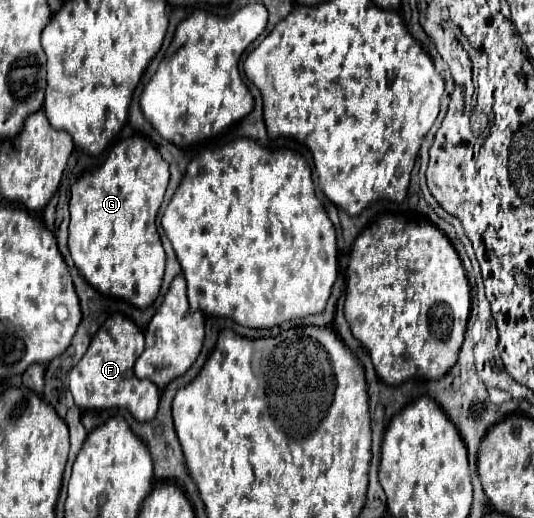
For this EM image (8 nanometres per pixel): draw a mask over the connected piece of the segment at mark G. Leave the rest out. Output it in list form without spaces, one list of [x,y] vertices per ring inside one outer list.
[[[128,137],[124,141],[120,141],[118,145],[112,147],[106,163],[96,169],[96,171],[90,171],[90,173],[84,173],[74,185],[71,187],[70,197],[70,237],[68,237],[68,249],[70,249],[70,257],[78,269],[78,273],[98,291],[102,291],[104,295],[112,295],[112,297],[120,297],[124,301],[128,301],[130,305],[138,307],[138,309],[146,309],[154,303],[154,299],[158,297],[160,293],[160,285],[162,285],[162,277],[164,277],[164,263],[166,263],[166,253],[164,253],[164,247],[160,243],[160,235],[158,235],[158,229],[156,229],[156,215],[158,215],[158,209],[160,209],[160,203],[164,199],[164,191],[166,191],[166,185],[168,185],[168,163],[160,157],[158,149],[150,143],[150,139],[146,137]]]

